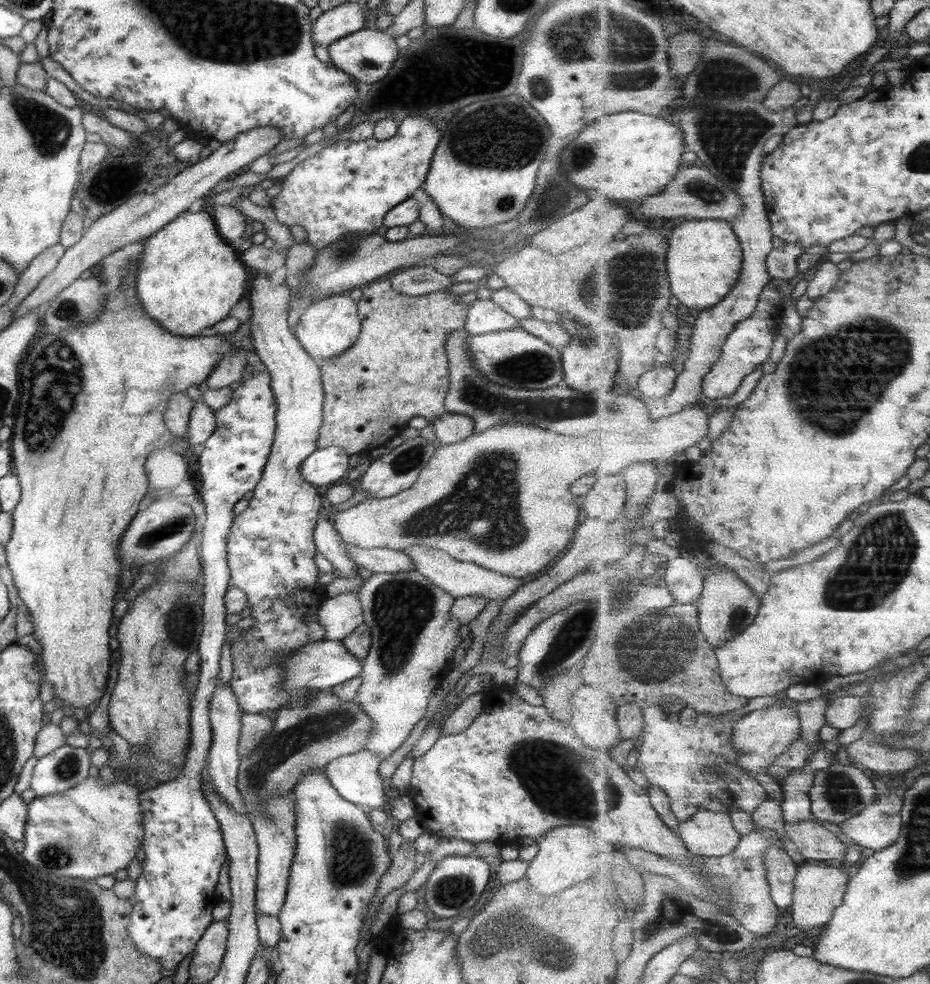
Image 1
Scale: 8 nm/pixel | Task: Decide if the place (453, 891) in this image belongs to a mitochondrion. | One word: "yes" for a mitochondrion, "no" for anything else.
yes

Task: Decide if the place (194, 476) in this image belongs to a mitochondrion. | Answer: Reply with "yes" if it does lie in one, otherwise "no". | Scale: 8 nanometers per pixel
no

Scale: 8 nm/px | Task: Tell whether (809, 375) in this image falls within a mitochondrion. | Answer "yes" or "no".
yes

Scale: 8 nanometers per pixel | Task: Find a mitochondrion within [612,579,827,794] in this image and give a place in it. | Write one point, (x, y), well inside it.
(670, 646)

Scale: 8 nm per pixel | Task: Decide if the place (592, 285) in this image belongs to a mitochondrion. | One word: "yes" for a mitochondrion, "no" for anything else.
yes

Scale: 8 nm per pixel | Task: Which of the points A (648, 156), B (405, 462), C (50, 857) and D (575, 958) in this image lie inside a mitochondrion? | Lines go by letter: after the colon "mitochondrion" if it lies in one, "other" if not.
A: other
B: mitochondrion
C: mitochondrion
D: mitochondrion

